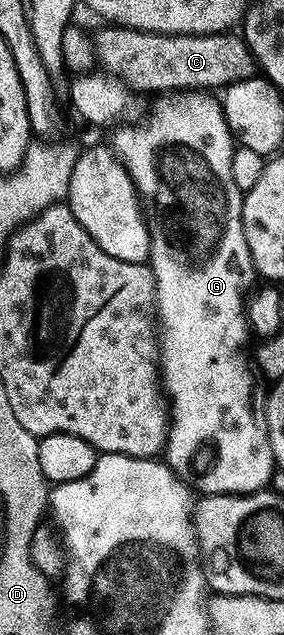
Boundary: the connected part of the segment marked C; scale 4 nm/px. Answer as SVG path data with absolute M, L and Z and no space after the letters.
M102 25L92 35L94 58L105 74L126 84L131 92L177 93L199 89L225 89L231 83L249 79L256 64L246 40L238 33L220 35L158 35L131 27Z

